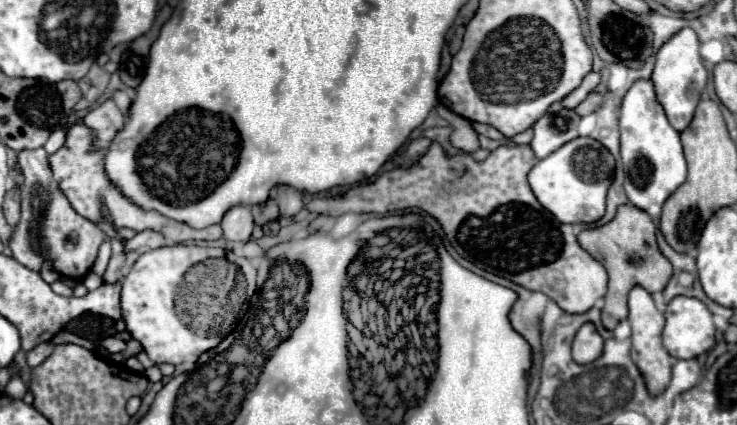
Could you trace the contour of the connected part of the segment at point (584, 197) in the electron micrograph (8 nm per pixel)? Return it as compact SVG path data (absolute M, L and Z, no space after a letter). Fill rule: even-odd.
M574 138L574 142L566 142L566 146L560 146L550 154L550 158L542 158L536 162L536 166L528 174L528 184L536 196L536 200L560 222L596 222L604 216L606 210L606 192L612 184L614 176L614 158L612 154L594 138Z

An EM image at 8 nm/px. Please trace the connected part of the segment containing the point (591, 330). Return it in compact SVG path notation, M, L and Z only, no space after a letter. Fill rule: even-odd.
M586 322L580 326L580 330L576 332L576 338L572 342L572 358L578 364L588 364L592 360L596 360L602 354L602 336L596 332L592 322Z

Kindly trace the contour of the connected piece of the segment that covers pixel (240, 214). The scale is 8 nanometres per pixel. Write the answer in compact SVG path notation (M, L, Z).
M234 206L226 212L226 216L220 222L224 230L224 238L232 242L248 242L252 236L254 220L248 206Z

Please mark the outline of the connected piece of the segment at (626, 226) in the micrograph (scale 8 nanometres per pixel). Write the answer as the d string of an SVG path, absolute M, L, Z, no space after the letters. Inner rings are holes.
M622 204L614 220L610 220L608 224L580 232L578 242L596 260L600 260L608 272L608 292L604 296L606 304L602 308L602 324L608 330L614 330L614 326L628 316L628 292L632 290L632 286L640 284L648 292L658 292L664 290L672 276L670 260L658 250L656 226L650 214L638 210L638 206L634 204Z

